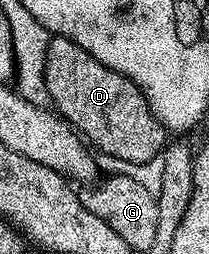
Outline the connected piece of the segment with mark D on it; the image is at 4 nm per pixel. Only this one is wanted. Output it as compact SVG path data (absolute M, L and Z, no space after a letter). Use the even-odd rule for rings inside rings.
M51 35L48 42L46 95L57 115L116 162L151 162L168 143L166 127L152 114L143 92L124 74L96 62L88 50L63 36Z

